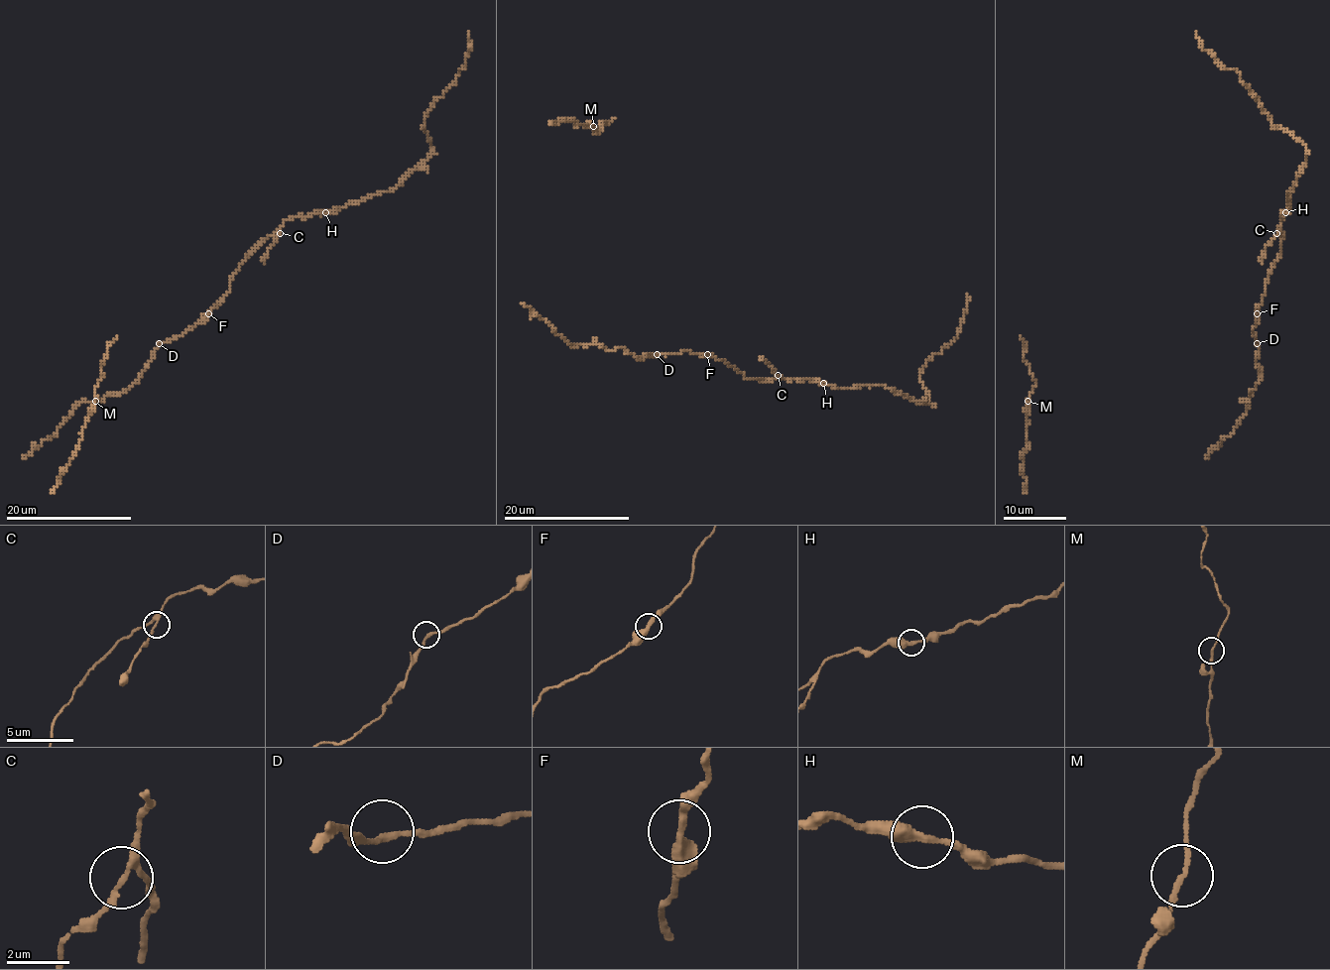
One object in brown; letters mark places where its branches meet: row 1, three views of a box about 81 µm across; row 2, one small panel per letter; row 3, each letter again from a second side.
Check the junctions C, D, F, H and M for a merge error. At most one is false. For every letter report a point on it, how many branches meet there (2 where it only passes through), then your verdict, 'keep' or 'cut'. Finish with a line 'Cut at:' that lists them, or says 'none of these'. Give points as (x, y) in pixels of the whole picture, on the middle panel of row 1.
C: at (778, 375); 3 branches meet; keep
D: at (657, 354); 2 branches meet; keep
F: at (707, 354); 2 branches meet; keep
H: at (823, 383); 2 branches meet; cut
M: at (593, 126); 2 branches meet; keep
Cut at: H

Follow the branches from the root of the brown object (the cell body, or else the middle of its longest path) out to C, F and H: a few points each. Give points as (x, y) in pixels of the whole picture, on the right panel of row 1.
C: (1258, 344), (1254, 332), (1257, 308), (1263, 303), (1272, 263), (1280, 255), (1283, 238), (1276, 233)
F: (1258, 344), (1254, 332), (1257, 313)
H: (1258, 344), (1254, 332), (1257, 308), (1263, 303), (1272, 263), (1280, 255), (1283, 239), (1280, 220), (1284, 212)

